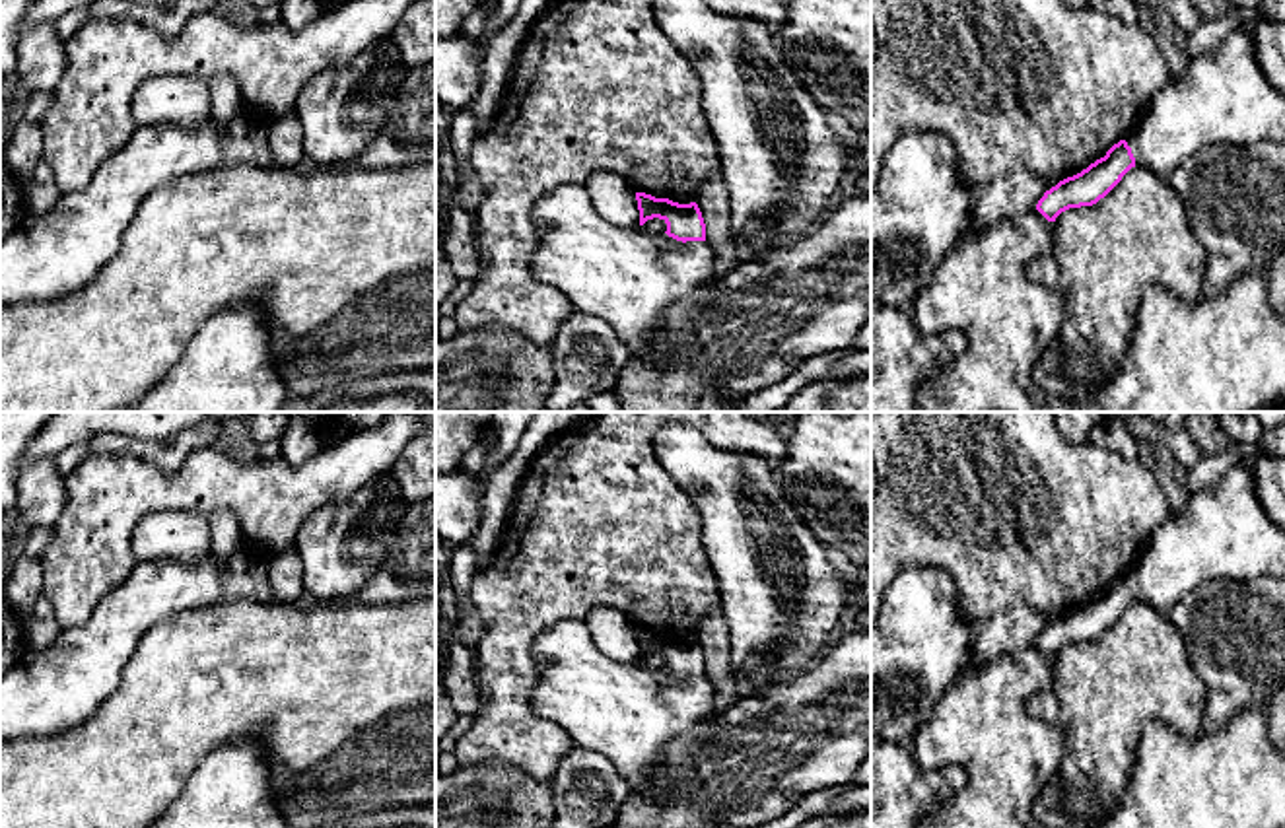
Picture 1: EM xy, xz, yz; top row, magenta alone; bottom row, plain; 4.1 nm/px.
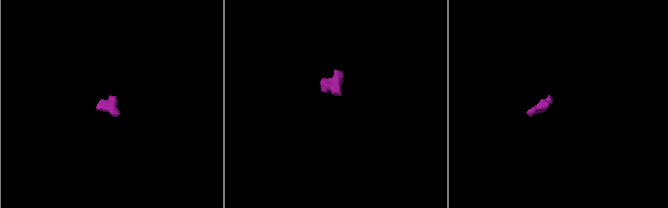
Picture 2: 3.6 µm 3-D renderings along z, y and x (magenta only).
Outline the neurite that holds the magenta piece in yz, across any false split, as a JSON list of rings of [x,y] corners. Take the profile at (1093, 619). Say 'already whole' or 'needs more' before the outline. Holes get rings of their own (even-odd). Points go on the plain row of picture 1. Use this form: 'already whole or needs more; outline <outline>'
needs more; outline [[[1242,459],[1213,486],[1196,492],[1182,513],[1164,517],[1143,544],[1128,573],[1114,579],[1104,593],[1081,608],[1046,626],[1036,645],[1048,657],[1056,657],[1069,643],[1093,641],[1135,601],[1166,616],[1178,601],[1207,579],[1250,581],[1275,577],[1285,581],[1285,531],[1269,519],[1262,503],[1254,480],[1254,461]]]

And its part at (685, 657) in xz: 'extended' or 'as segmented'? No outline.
extended

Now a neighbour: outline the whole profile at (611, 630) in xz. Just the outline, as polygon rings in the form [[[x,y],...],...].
[[[608,604],[597,606],[587,614],[585,624],[593,643],[607,657],[624,663],[640,661],[636,626],[622,610]]]

